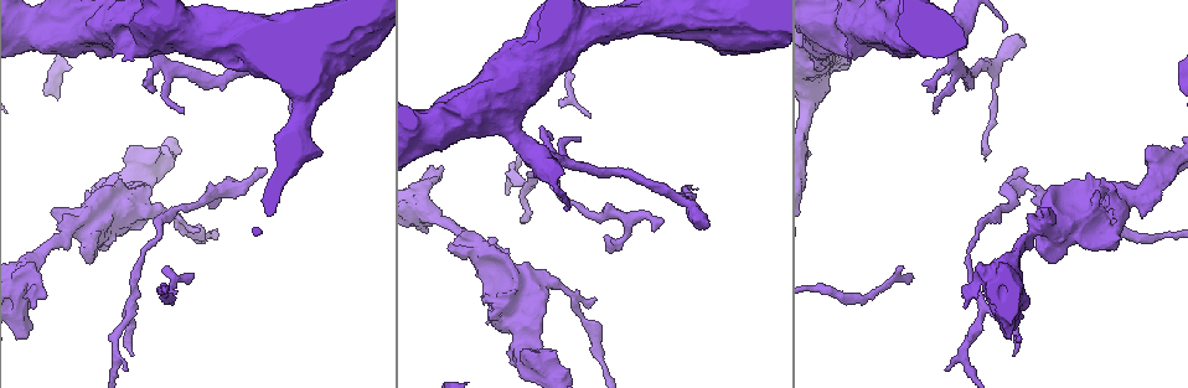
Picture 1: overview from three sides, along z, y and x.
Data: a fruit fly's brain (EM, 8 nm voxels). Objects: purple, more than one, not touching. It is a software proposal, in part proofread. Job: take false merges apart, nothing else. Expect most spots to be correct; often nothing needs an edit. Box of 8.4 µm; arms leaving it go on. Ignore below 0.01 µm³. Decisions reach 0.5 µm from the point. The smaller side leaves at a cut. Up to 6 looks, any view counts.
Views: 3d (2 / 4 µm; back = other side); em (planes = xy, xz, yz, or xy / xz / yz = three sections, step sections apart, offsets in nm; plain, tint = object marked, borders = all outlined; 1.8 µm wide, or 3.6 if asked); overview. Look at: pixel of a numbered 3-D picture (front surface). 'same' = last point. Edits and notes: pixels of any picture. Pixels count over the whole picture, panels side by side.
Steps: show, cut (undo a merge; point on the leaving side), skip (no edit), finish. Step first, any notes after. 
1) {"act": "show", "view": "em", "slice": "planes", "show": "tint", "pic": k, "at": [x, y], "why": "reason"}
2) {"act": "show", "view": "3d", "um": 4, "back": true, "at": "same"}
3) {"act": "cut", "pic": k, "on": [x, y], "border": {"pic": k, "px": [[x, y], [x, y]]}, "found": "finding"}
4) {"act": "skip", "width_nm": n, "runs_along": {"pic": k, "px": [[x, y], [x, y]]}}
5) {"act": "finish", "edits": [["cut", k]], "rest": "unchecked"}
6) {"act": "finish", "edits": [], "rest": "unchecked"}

{"act": "show", "view": "3d", "um": 2, "pic": 1, "at": [171, 69], "why": "abrupt turn"}

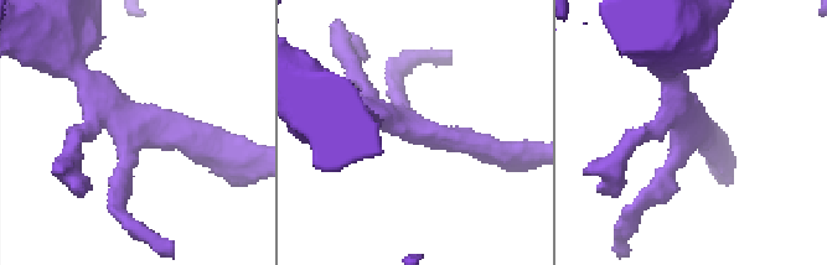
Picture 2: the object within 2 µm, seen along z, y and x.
{"act": "show", "view": "em", "slice": "planes", "show": "tint", "pic": 2, "at": [130, 124], "why": "now the EM"}

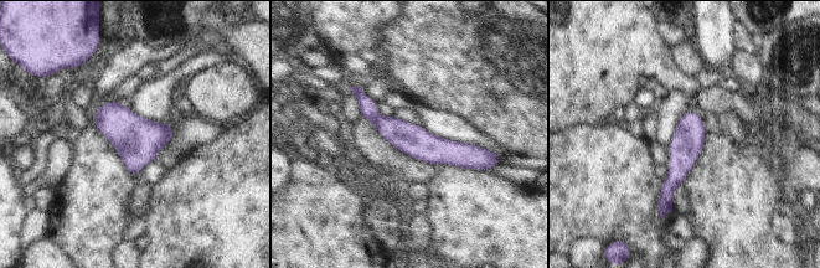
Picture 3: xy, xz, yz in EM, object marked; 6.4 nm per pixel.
{"act": "skip", "width_nm": 200, "runs_along": {"pic": 3, "px": [[355, 89], [382, 124], [424, 147], [483, 153]]}, "found": "one cell here"}

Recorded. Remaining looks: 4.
{"act": "show", "view": "3d", "um": 2, "pic": 1, "at": [678, 199], "why": "branch point"}

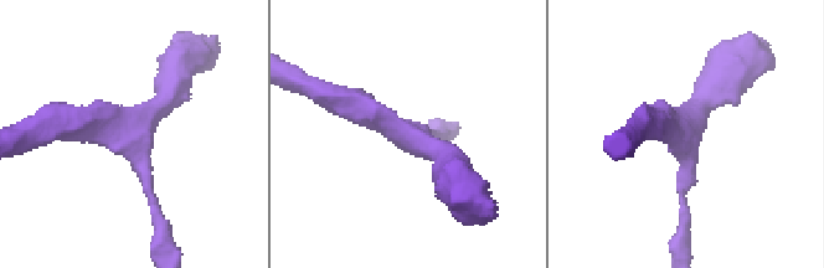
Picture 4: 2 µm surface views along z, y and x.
{"act": "show", "view": "em", "um": 3.6, "slice": "xz", "step": 8, "show": "tint", "pic": 4, "at": [402, 135], "arms": 3}

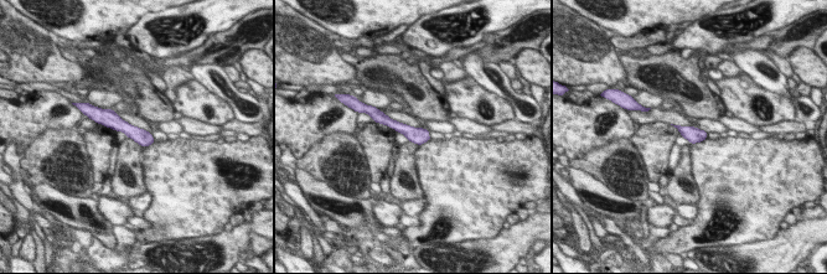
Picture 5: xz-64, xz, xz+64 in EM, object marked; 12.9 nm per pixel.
{"act": "show", "view": "em", "um": 3.6, "slice": "planes", "show": "tint", "at": "same", "why": "cut it another way"}

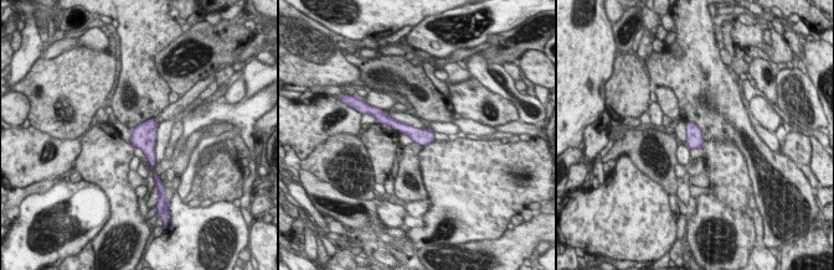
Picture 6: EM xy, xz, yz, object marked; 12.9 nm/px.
{"act": "skip", "found": "all the same cell"}

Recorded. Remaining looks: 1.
{"act": "show", "view": "em", "slice": "planes", "show": "tint", "pic": 1, "at": [232, 190], "why": "branch point"}

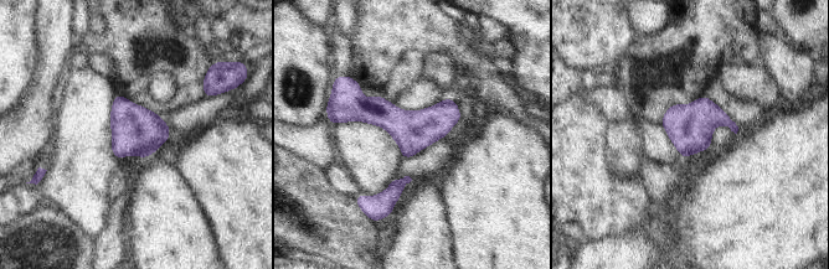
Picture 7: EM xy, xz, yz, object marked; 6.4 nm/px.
{"act": "skip", "runs_along": {"pic": 7, "px": [[457, 114], [438, 120], [340, 115]]}, "found": "all the same cell"}

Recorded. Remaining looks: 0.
{"act": "finish", "edits": [], "rest": "unchecked"}

